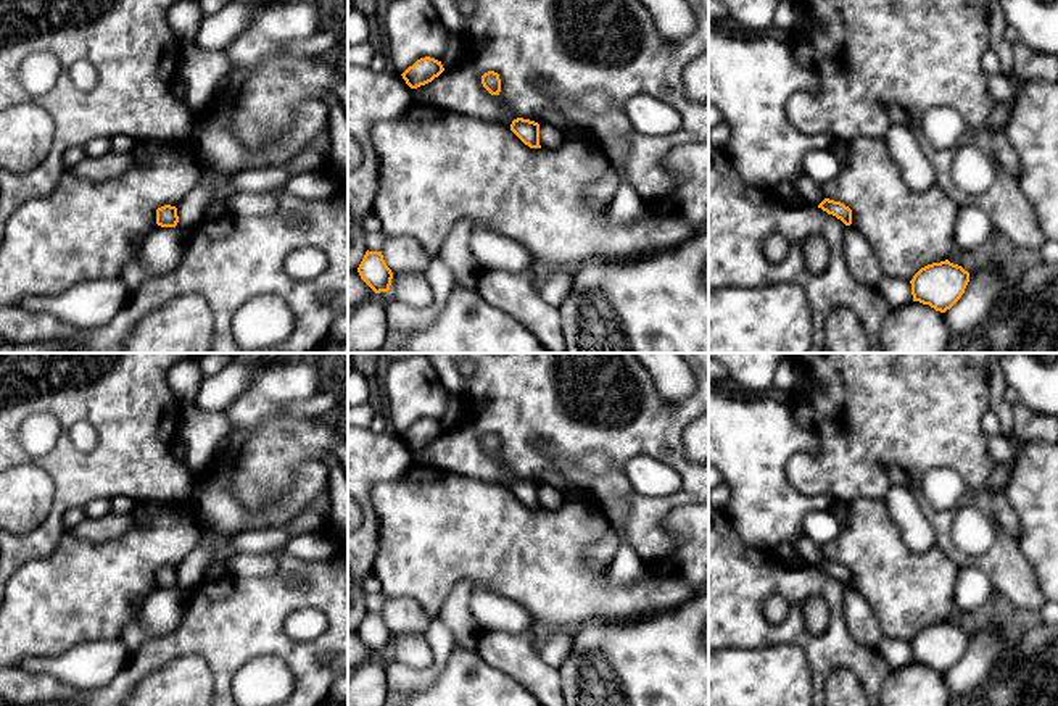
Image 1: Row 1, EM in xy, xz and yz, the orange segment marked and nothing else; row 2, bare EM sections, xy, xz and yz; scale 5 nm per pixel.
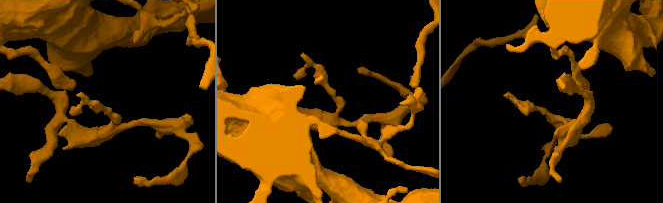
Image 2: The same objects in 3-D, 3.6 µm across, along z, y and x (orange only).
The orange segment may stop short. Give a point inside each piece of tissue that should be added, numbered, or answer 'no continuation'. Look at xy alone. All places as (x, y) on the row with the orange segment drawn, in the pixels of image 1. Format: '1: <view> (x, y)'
no continuation

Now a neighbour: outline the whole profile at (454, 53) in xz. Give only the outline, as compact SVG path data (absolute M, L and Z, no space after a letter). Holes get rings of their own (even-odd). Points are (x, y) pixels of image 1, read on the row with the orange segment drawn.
M449 32L448 45L441 64L444 69L457 66L465 56L465 40L462 35Z

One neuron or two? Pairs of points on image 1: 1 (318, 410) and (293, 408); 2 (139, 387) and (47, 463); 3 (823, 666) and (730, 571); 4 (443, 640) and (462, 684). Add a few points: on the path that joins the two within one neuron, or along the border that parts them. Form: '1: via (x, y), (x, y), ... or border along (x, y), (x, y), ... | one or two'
1: via (311, 408), (300, 408) | one
2: via (132, 416), (132, 421), (90, 463), (76, 463) | one
3: via (797, 635), (768, 634), (736, 602) | one
4: border along (456, 647), (445, 668), (427, 685) | two

